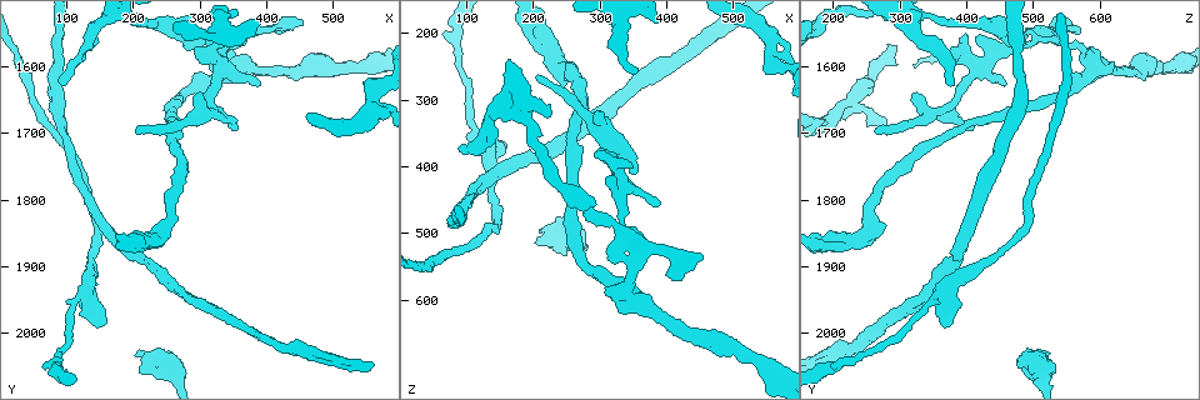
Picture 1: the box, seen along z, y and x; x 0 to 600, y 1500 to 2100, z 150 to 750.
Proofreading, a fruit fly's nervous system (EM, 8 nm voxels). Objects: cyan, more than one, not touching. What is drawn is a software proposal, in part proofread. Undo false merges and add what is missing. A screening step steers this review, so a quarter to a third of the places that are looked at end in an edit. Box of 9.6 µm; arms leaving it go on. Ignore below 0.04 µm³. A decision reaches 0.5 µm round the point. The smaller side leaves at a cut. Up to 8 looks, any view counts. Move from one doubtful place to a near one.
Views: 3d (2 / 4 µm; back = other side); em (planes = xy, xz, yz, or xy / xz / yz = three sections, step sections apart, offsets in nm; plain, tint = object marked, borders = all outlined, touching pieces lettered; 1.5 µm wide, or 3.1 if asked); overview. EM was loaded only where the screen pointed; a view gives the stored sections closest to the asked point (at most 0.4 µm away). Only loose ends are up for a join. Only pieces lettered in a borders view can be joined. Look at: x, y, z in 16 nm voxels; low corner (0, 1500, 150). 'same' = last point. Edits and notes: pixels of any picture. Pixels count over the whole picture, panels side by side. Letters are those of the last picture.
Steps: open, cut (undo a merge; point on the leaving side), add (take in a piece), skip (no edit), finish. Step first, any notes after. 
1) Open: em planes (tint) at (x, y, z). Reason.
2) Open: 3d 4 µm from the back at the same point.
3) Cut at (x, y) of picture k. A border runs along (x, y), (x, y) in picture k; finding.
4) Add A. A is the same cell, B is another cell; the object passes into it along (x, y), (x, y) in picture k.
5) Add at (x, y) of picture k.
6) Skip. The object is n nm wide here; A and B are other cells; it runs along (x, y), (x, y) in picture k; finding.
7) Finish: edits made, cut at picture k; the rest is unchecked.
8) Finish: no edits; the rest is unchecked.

Open: em planes (borders) at (95, 1625, 380). End of a long branch.

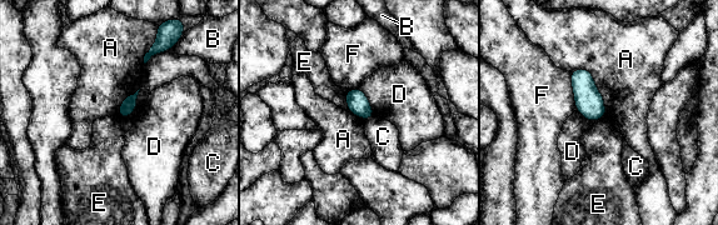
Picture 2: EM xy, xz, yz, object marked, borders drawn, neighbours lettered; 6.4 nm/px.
Skip. The longest contact is with A, 360 nm; A, B, C, D, E and F are other cells; a border runs along (572, 70), (592, 75), (606, 115) in picture 2; none of them fits.

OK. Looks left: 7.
Open: 3d 4 µm at (355, 1690, 415). An open end.

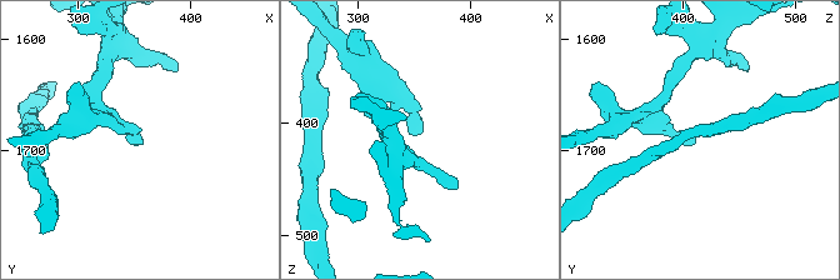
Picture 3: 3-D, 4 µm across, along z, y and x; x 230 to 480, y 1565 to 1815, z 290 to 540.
Open: em planes (borders) at (350, 1692, 414).

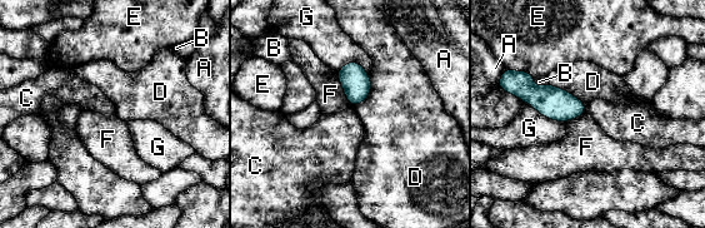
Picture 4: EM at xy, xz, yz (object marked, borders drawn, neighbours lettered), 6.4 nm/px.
Skip. The object is 160 nm wide here; A, B, C, D, E, F and G are other cells; a border runs along (586, 105), (584, 112) in picture 4; no lettered piece goes on from it.

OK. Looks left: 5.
Open: 3d 4 µm at (200, 2035, 515). Branch stops here.

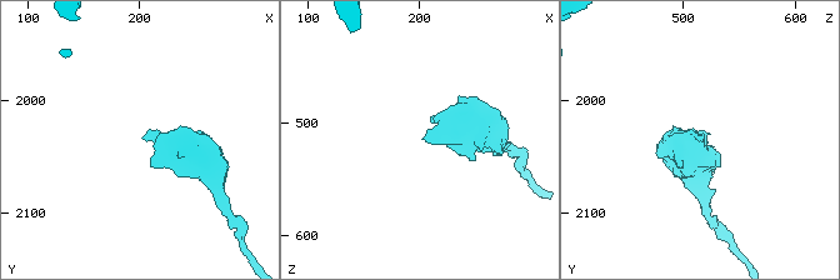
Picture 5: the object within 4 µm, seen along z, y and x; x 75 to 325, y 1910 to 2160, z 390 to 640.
Open: em planes (tint) at (202, 2032, 516).

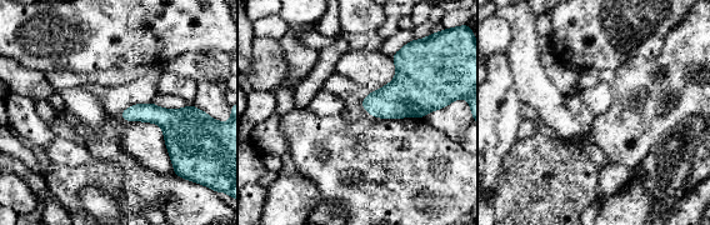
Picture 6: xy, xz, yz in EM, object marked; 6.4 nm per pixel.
Open: em planes (borders) at the same point.

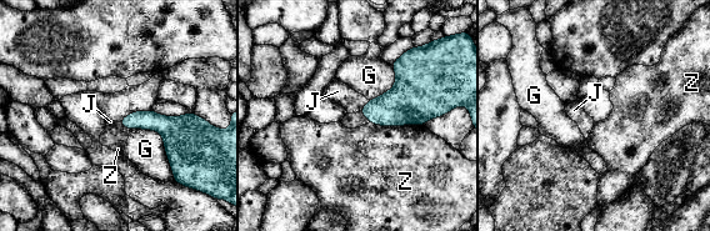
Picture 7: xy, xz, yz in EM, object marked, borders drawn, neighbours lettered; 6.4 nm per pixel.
Add J. J is the same cell, G and Z are other cells; it goes on there.

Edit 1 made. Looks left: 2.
Finish: edits made, add at picture 7; the rest is unchecked.

